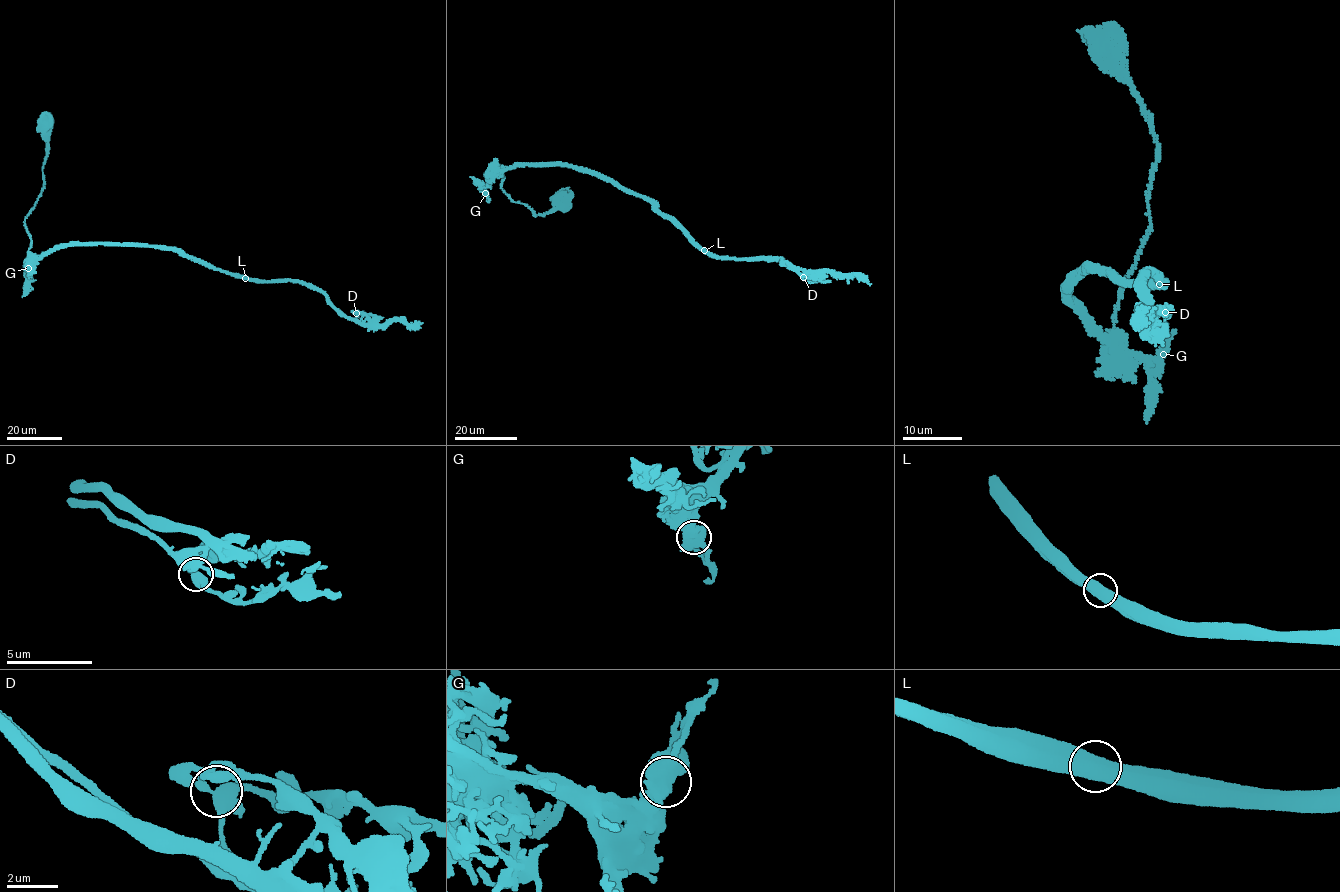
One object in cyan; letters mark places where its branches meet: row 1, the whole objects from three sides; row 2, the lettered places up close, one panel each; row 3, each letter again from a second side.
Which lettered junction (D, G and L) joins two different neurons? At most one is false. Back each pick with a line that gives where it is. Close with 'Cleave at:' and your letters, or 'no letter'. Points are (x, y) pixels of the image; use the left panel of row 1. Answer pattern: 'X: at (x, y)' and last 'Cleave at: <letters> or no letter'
L: at (245, 278)
Cleave at: L

